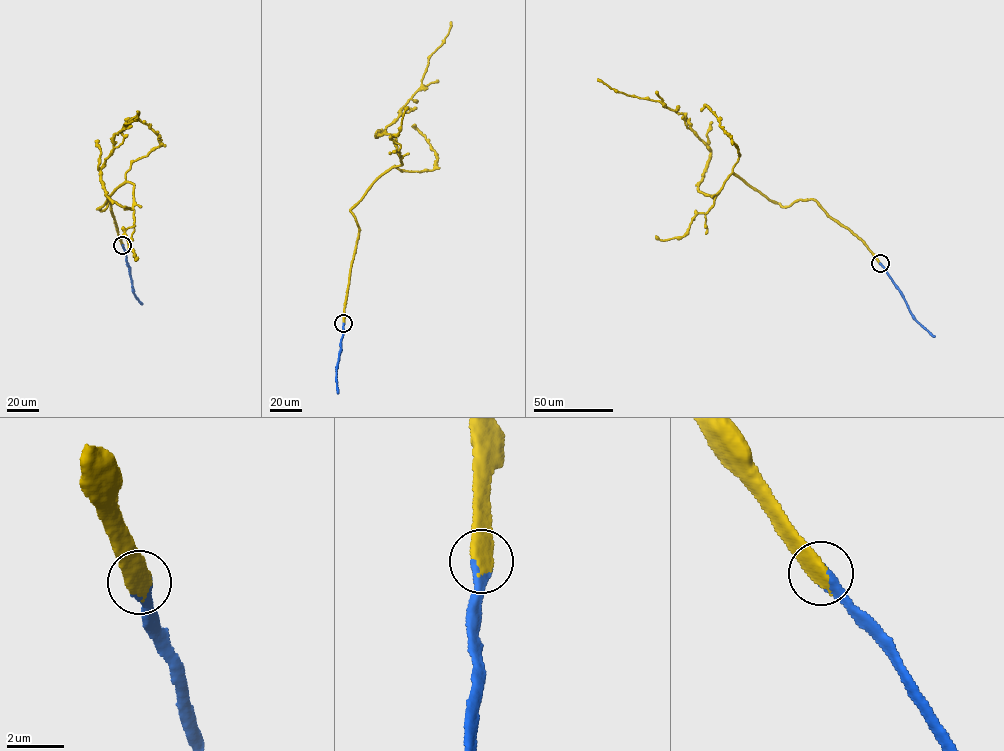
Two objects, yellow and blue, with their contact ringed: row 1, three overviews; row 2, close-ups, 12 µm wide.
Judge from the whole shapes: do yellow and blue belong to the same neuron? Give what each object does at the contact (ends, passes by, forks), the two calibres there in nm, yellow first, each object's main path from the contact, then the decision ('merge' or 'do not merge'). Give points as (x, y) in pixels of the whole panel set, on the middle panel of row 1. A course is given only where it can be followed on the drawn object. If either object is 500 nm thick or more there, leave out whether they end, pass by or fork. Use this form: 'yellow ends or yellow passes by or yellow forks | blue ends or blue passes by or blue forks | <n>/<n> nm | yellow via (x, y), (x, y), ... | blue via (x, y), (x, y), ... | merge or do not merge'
600/480 nm | yellow via (343, 323), (359, 229), (350, 209), (402, 164), (394, 136), (376, 136), (420, 87), (450, 22) | blue via (343, 323), (336, 368), (338, 393) | merge

